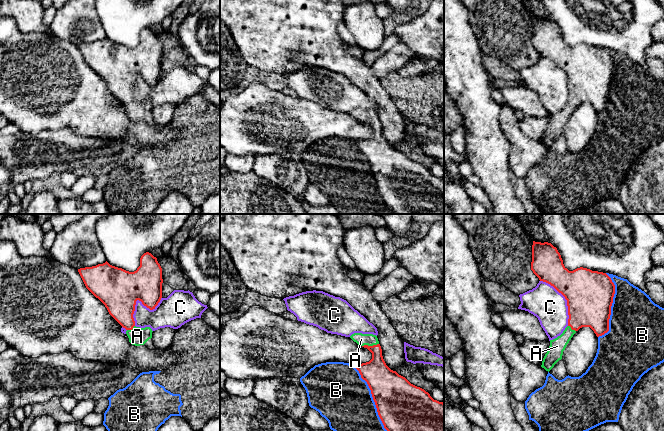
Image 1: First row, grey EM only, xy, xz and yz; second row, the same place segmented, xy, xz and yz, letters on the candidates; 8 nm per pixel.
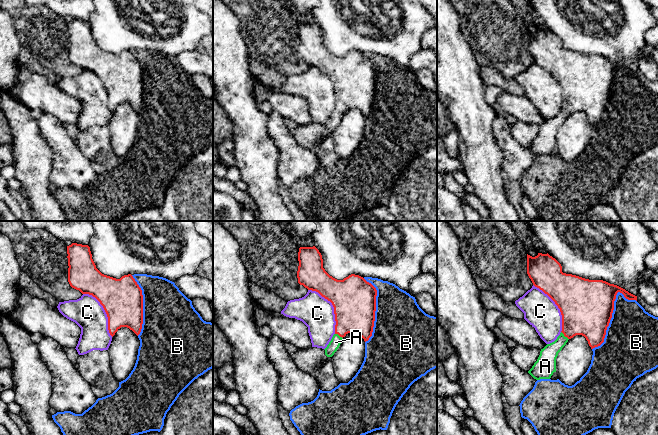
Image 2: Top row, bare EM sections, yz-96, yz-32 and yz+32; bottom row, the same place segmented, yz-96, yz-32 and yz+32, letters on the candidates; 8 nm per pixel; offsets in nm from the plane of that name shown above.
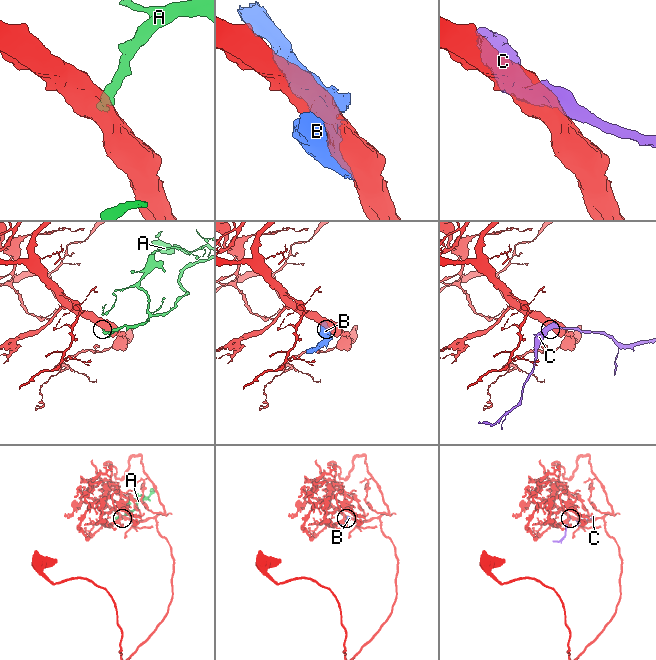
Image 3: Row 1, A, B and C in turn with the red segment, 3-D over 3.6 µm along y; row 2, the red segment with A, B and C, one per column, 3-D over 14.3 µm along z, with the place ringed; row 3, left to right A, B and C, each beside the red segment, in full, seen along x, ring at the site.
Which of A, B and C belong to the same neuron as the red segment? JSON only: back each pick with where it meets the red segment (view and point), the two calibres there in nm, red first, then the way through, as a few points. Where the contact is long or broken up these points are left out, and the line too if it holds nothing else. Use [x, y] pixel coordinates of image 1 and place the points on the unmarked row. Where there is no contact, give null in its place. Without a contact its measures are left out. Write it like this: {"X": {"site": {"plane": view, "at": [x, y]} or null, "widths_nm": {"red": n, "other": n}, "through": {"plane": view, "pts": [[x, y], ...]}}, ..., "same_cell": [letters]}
{"A": {"site": {"plane": "xz", "at": [370, 122]}, "widths_nm": {"red": 220, "other": 100}, "through": {"plane": "xz", "pts": [[376, 149], [376, 128], [370, 122], [361, 115]]}}, "same_cell": ["A"]}

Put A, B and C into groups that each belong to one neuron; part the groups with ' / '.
A / B / C

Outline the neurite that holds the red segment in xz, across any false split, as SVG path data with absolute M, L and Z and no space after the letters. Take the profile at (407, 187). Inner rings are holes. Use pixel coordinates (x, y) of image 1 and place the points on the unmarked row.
M354 109L350 114L372 129L372 135L353 140L371 166L378 191L392 214L444 214L444 179L434 176L424 165L411 160L391 146L382 132L378 114L373 110Z

